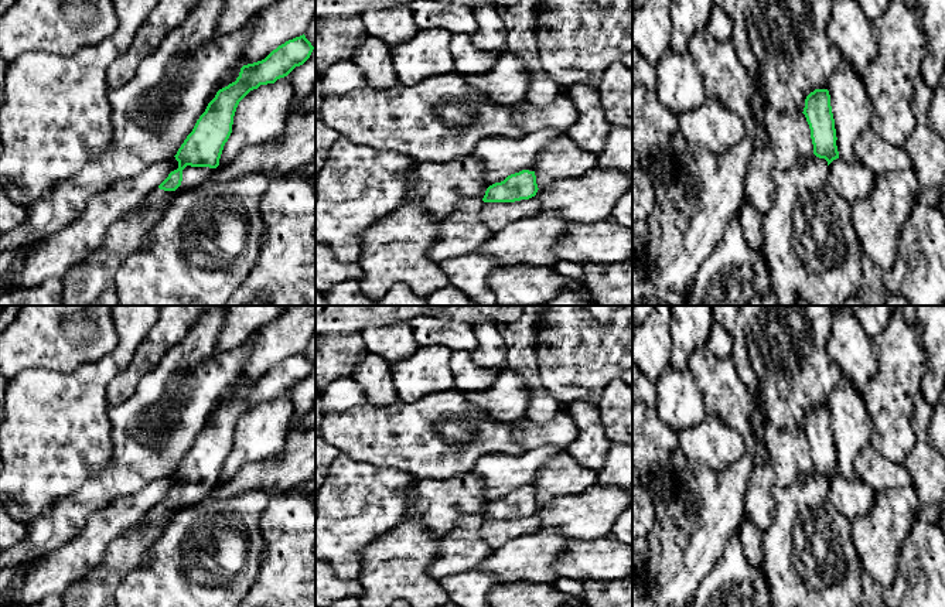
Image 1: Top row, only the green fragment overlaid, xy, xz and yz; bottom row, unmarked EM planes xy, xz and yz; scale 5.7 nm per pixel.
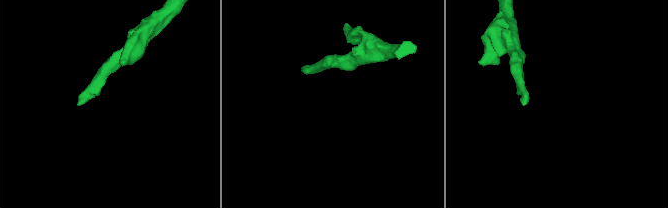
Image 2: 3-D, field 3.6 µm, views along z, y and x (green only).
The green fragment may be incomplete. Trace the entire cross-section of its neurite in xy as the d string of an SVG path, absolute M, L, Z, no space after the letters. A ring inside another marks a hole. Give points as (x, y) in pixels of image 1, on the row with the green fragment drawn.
M304 34L289 40L265 59L243 65L236 81L216 92L174 156L178 168L137 208L115 221L98 249L66 270L62 306L91 306L115 282L122 262L151 241L153 229L174 201L174 191L201 185L219 166L239 102L260 85L287 76L310 58L313 50Z

